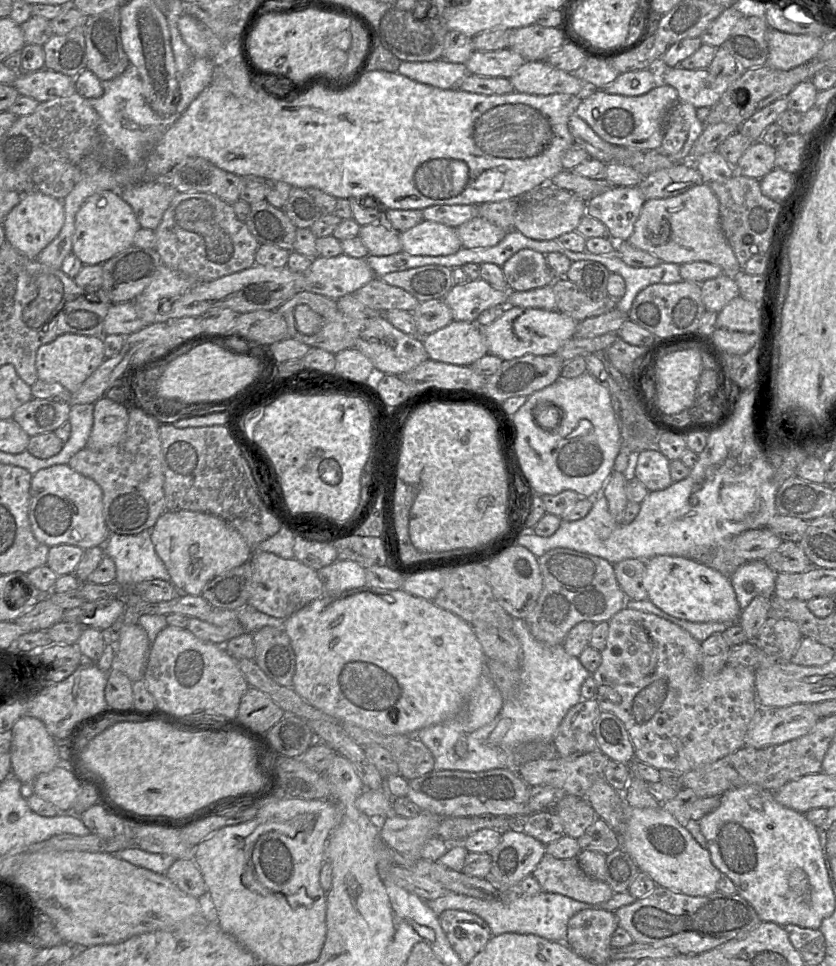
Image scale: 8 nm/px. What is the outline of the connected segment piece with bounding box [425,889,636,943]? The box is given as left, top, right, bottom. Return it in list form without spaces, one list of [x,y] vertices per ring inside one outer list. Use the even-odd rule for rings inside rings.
[[[509,889],[505,890],[503,895],[502,899],[486,900],[450,892],[445,896],[425,902],[437,916],[440,916],[445,910],[451,909],[476,914],[488,924],[492,936],[504,933],[535,934],[551,941],[565,943],[568,921],[579,911],[590,907],[599,907],[615,912],[620,907],[632,904],[636,900],[628,892],[614,893],[609,901],[599,906],[591,906],[559,893],[544,891],[529,896],[520,893],[518,889]]]

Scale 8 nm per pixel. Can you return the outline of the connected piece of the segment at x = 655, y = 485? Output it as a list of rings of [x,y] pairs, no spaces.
[[[650,447],[637,454],[634,475],[649,491],[663,490],[673,483],[669,465],[657,447]]]

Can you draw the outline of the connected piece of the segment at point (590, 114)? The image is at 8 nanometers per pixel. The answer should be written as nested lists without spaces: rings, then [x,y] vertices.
[[[663,82],[640,96],[610,94],[602,89],[587,92],[575,114],[604,141],[628,148],[659,150],[663,140],[663,118],[679,101],[677,90]]]

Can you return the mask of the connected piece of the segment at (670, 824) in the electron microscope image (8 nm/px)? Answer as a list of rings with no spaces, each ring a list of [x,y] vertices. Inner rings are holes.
[[[624,803],[626,830],[620,836],[620,847],[633,859],[641,872],[646,873],[657,886],[688,896],[708,896],[717,890],[717,884],[723,875],[712,863],[709,851],[703,848],[677,819],[661,808],[636,808]]]

